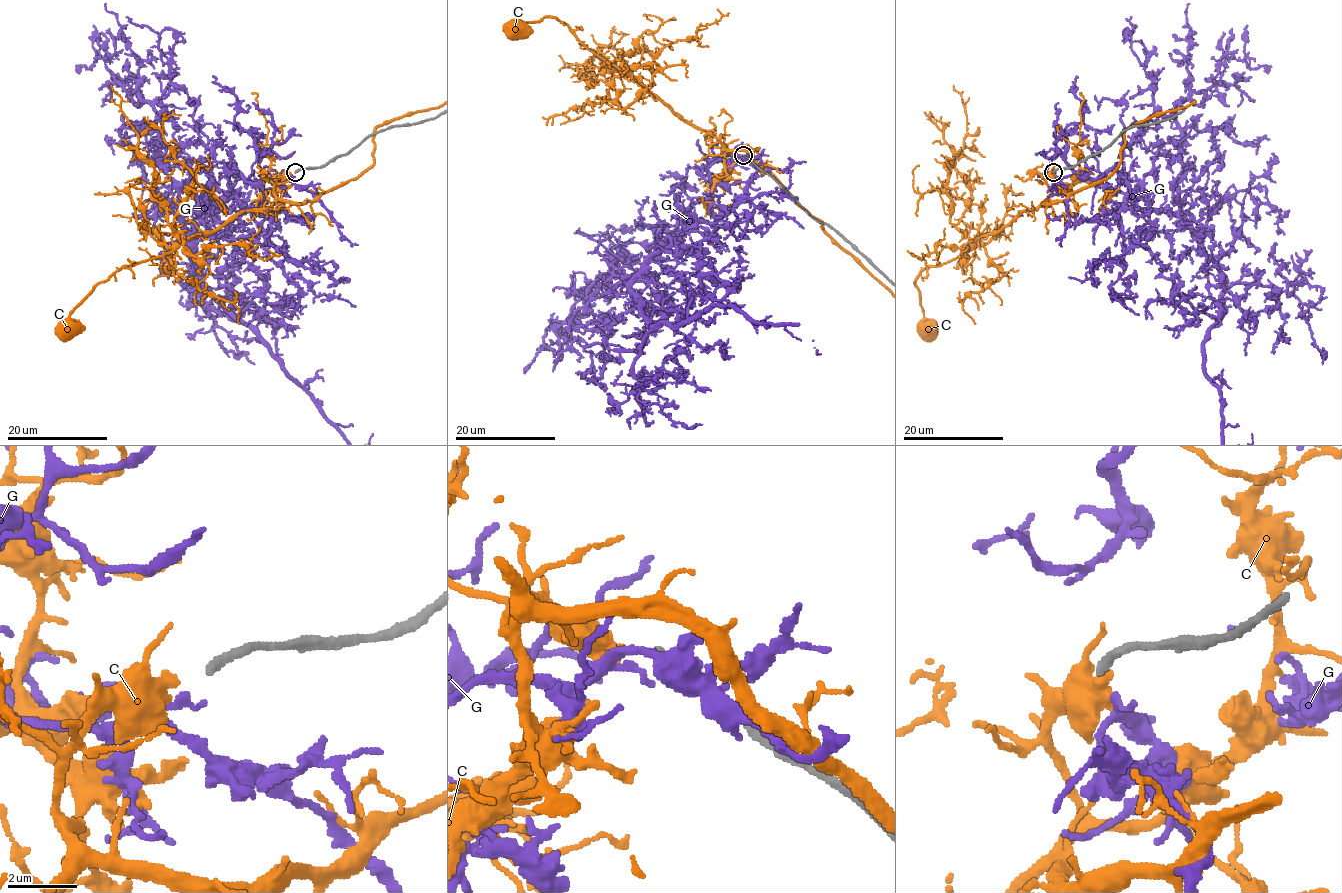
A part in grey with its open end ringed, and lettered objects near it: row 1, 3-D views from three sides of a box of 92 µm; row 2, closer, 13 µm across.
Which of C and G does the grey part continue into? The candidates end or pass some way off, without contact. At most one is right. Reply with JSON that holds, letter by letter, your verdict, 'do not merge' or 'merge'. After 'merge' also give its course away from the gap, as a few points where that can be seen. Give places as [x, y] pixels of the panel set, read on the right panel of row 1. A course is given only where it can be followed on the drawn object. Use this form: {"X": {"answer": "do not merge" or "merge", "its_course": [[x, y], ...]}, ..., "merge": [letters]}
{"C": {"answer": "do not merge"}, "G": {"answer": "do not merge"}, "merge": []}

